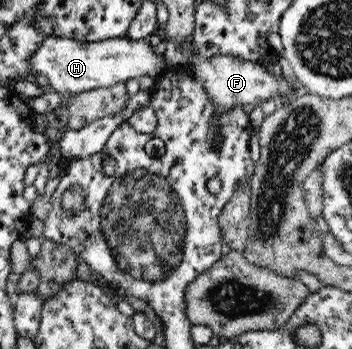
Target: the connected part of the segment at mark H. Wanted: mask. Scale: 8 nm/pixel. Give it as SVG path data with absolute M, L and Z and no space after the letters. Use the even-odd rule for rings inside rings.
M60 36L44 37L38 48L28 58L30 71L36 76L44 76L62 98L68 100L76 94L93 88L126 83L149 74L155 79L164 68L163 56L157 56L146 41L130 41L123 38L104 40L103 42L79 42L72 38Z

